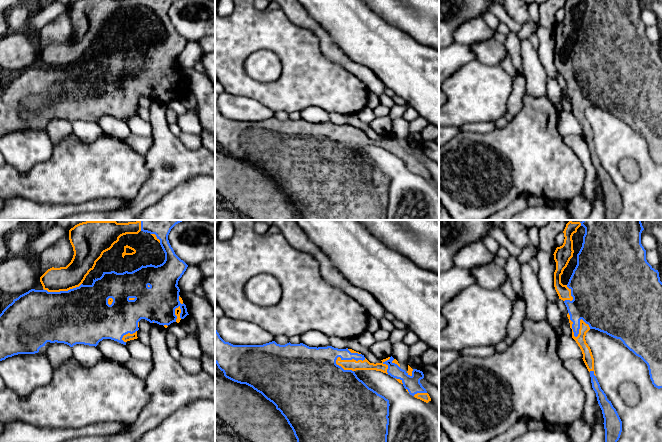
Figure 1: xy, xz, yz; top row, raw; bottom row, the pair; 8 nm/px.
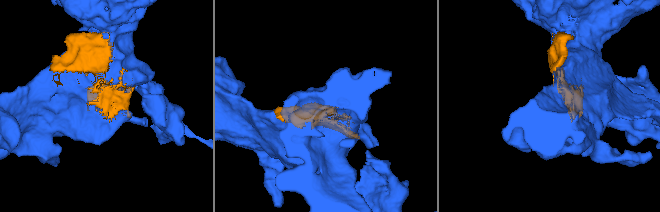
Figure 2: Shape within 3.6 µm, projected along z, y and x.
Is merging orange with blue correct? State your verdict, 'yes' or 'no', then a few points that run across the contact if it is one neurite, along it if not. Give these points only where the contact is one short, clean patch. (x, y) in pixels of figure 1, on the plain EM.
yes

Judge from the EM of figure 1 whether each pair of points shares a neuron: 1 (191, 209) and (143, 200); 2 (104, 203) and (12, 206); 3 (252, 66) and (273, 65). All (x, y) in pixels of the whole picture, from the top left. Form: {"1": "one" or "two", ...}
{"1": "two", "2": "one", "3": "one"}

